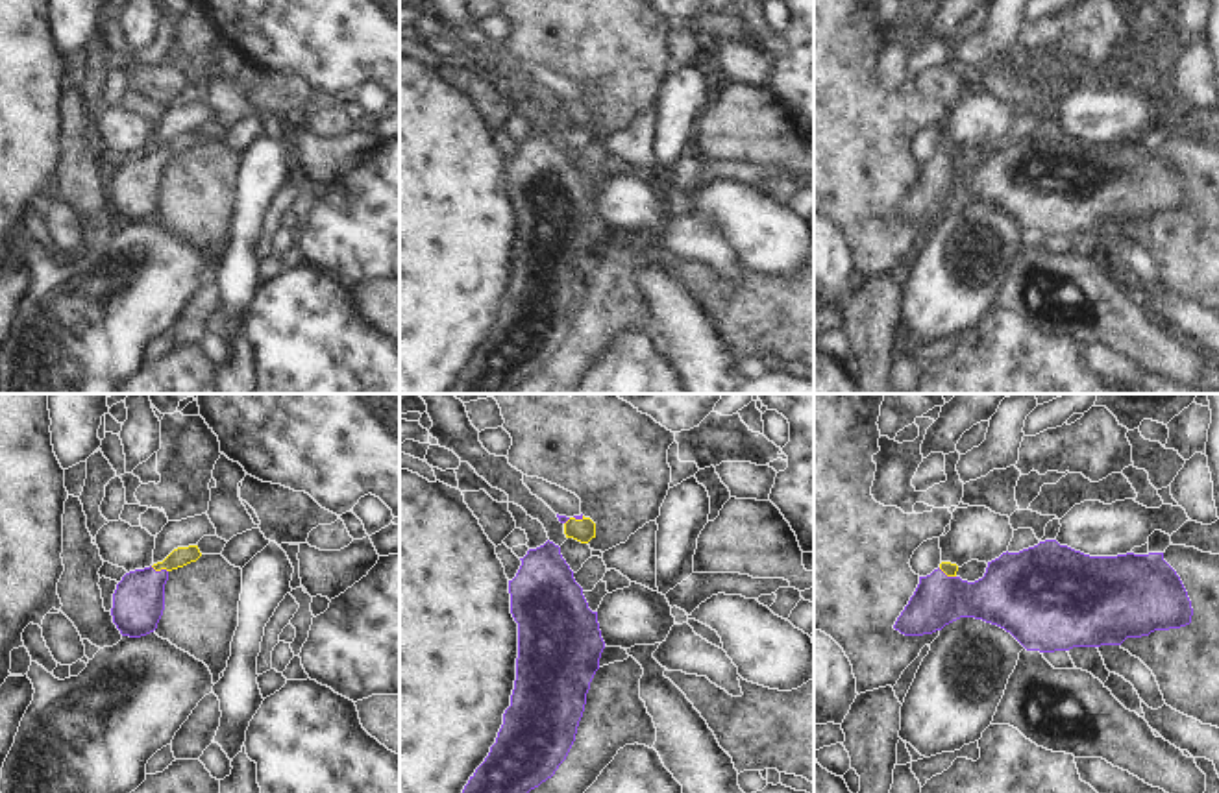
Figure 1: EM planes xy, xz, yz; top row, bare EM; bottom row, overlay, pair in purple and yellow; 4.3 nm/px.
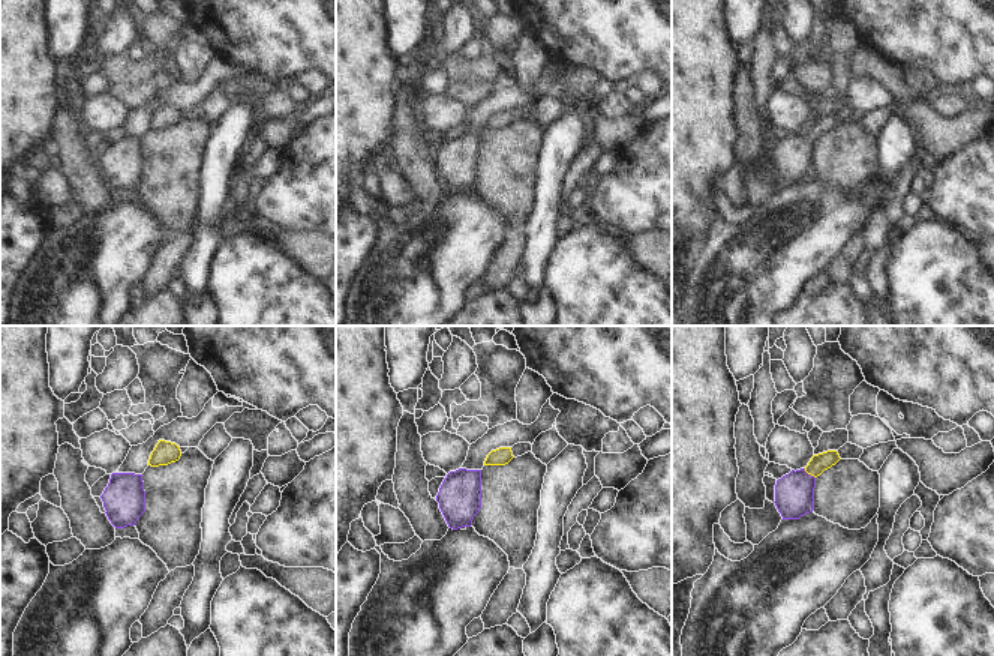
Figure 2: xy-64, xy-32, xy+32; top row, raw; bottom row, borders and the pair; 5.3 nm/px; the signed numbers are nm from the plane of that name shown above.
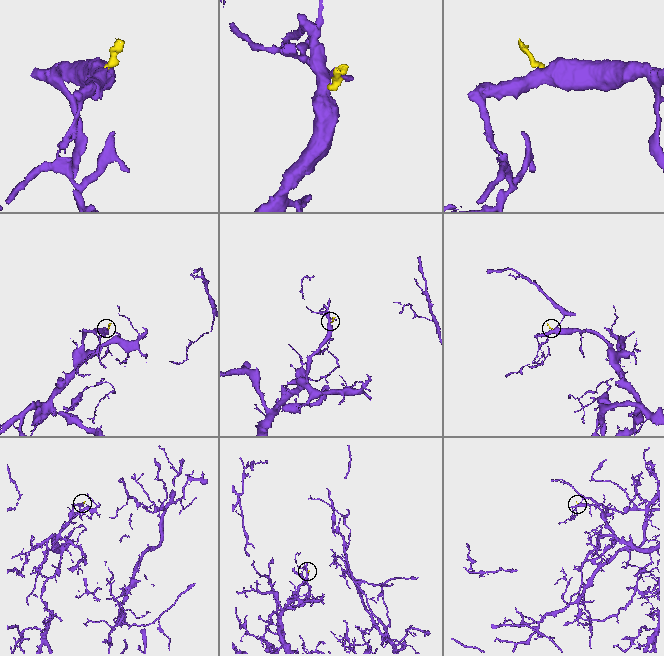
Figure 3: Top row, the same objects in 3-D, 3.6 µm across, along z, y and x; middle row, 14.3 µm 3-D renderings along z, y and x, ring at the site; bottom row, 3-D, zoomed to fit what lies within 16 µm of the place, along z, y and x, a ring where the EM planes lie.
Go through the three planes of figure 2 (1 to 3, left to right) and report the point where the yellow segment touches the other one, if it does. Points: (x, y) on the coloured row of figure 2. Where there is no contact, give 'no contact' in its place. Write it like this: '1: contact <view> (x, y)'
1: no contact
2: no contact
3: contact xy+32 (810, 475)

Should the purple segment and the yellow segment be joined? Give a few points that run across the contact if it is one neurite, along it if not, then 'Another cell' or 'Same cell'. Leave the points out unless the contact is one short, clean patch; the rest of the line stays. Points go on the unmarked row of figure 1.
Line: xy (139, 185), (141, 178), (161, 156), (180, 143). Same cell

